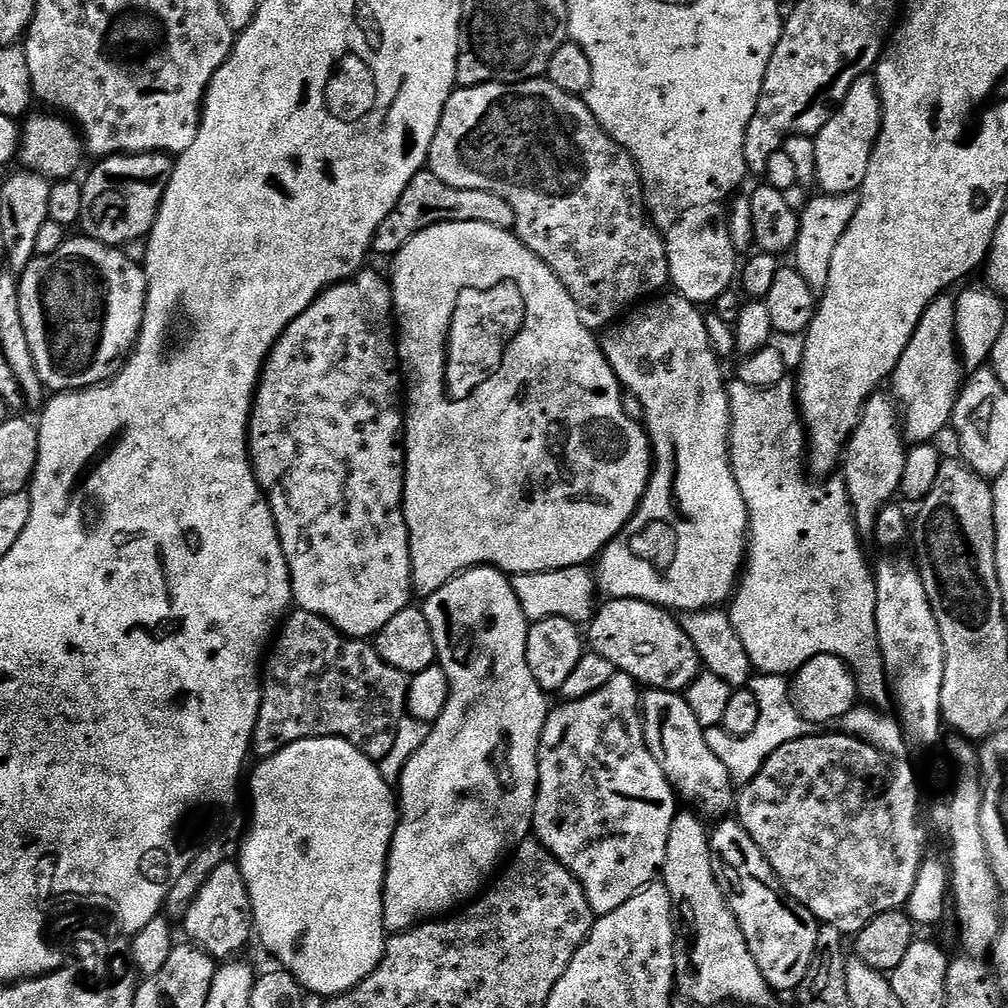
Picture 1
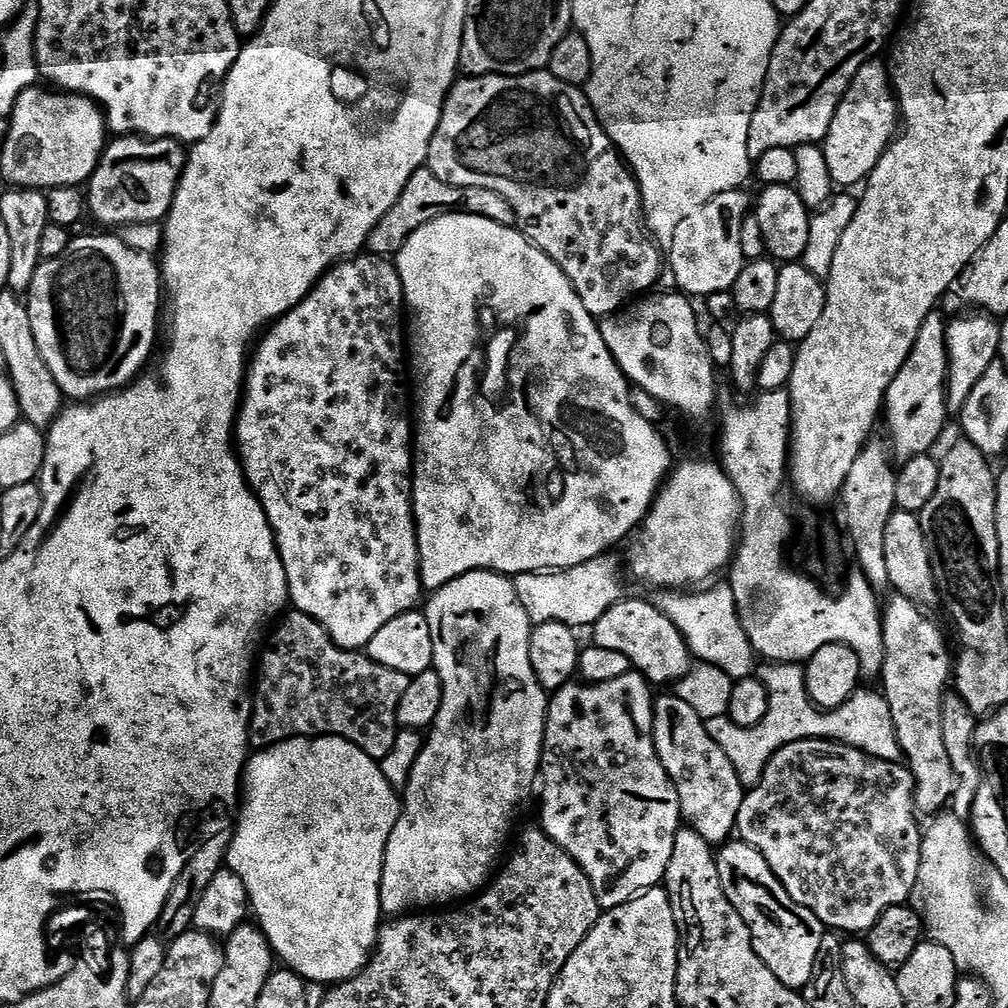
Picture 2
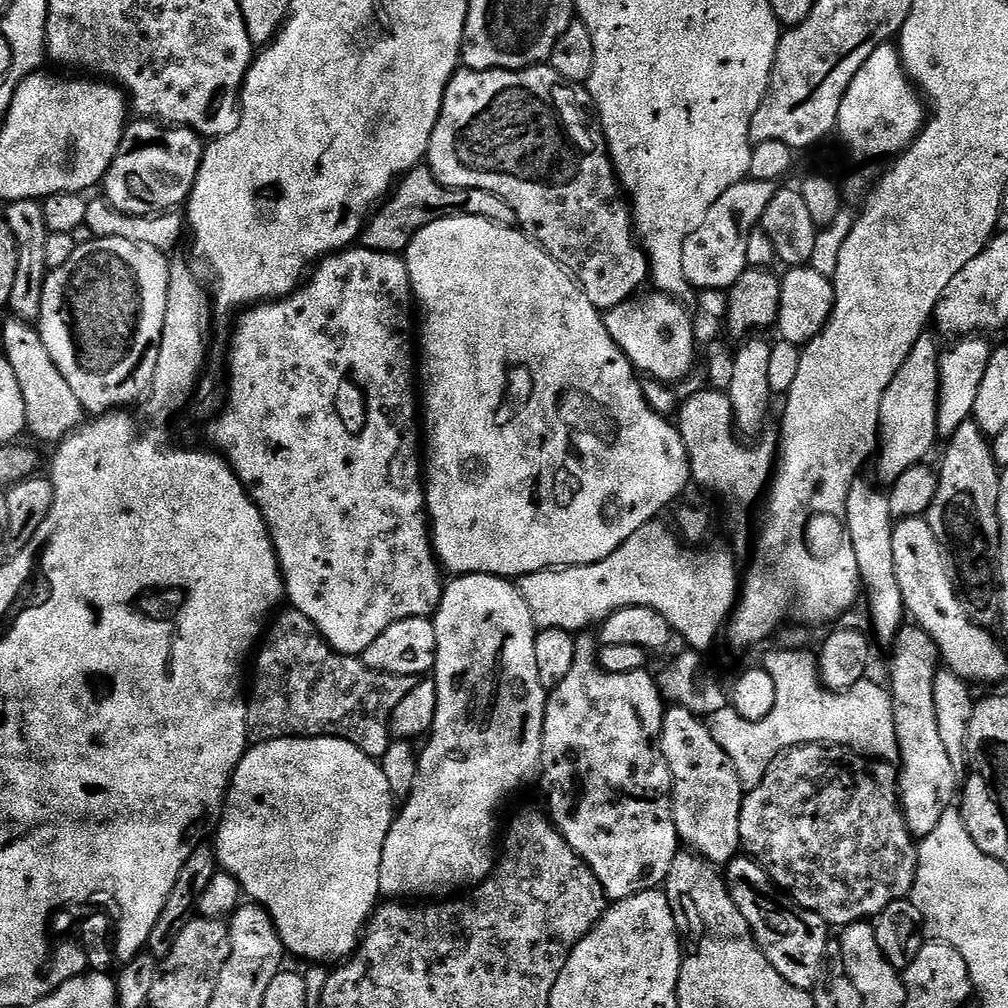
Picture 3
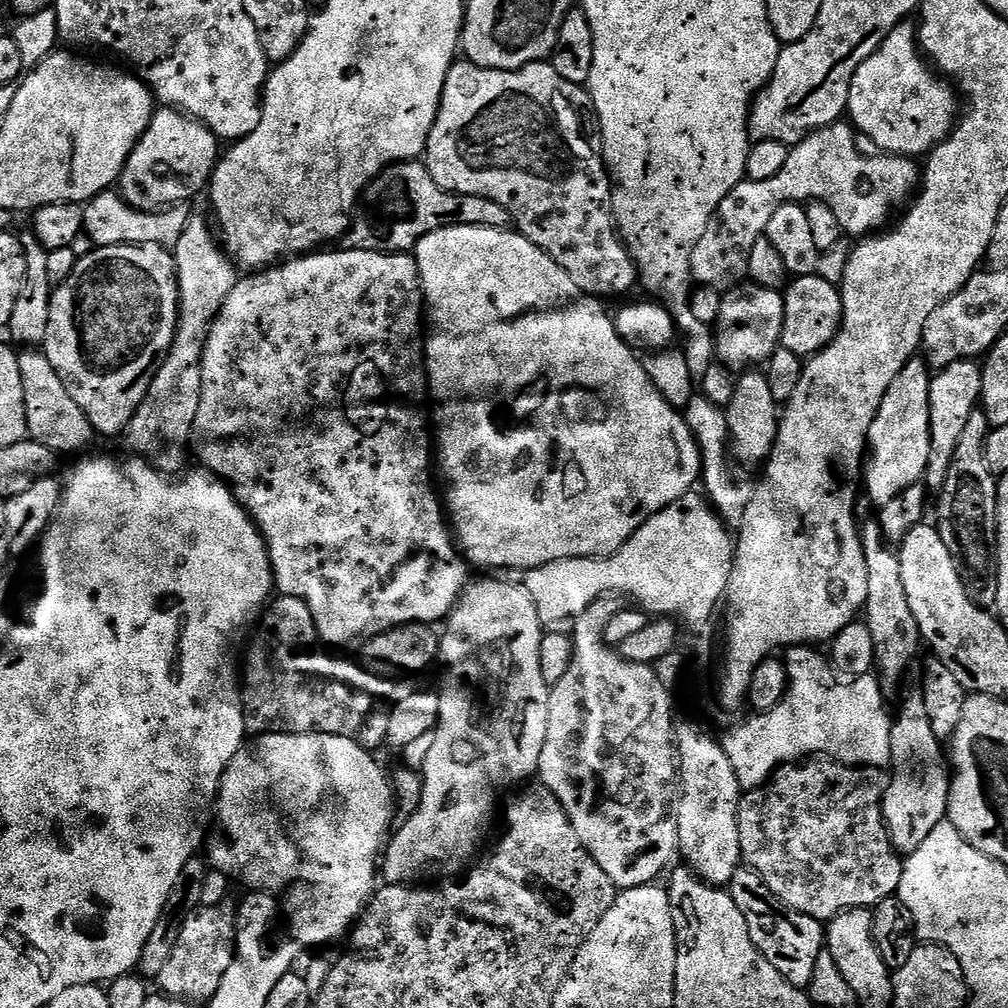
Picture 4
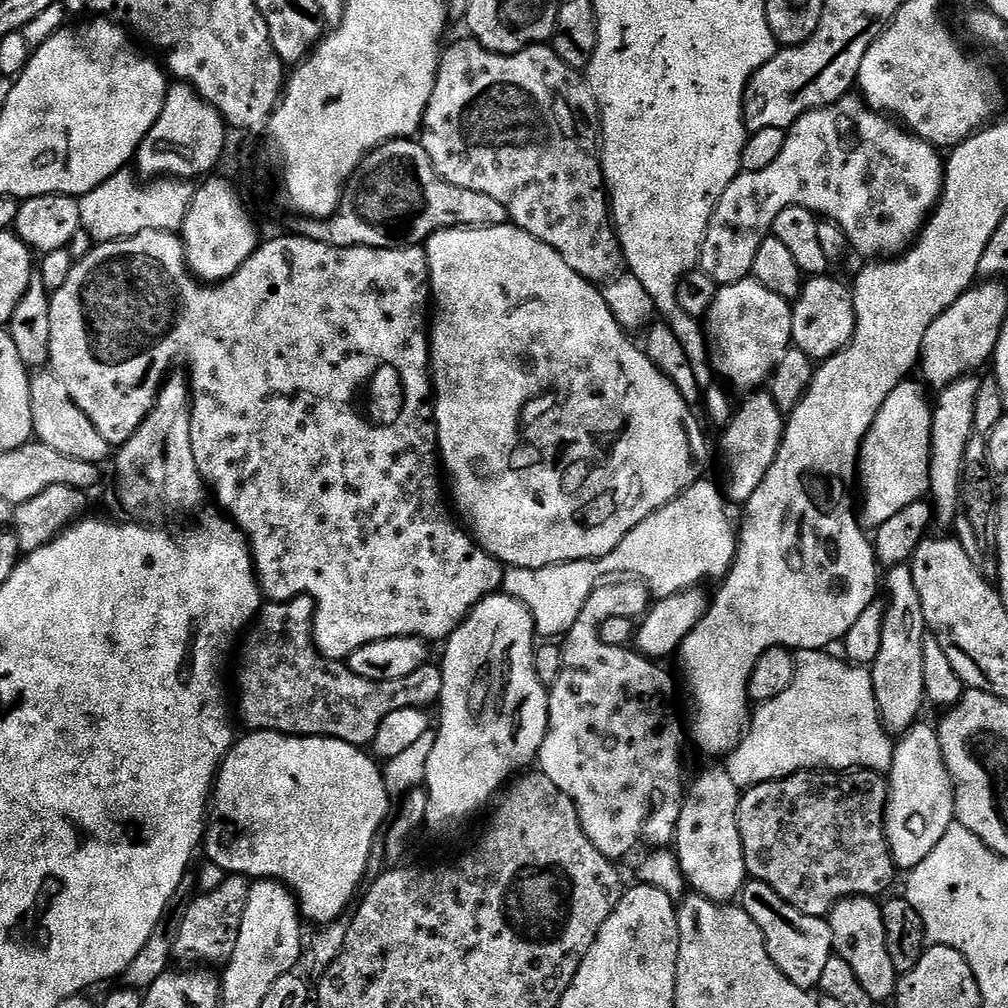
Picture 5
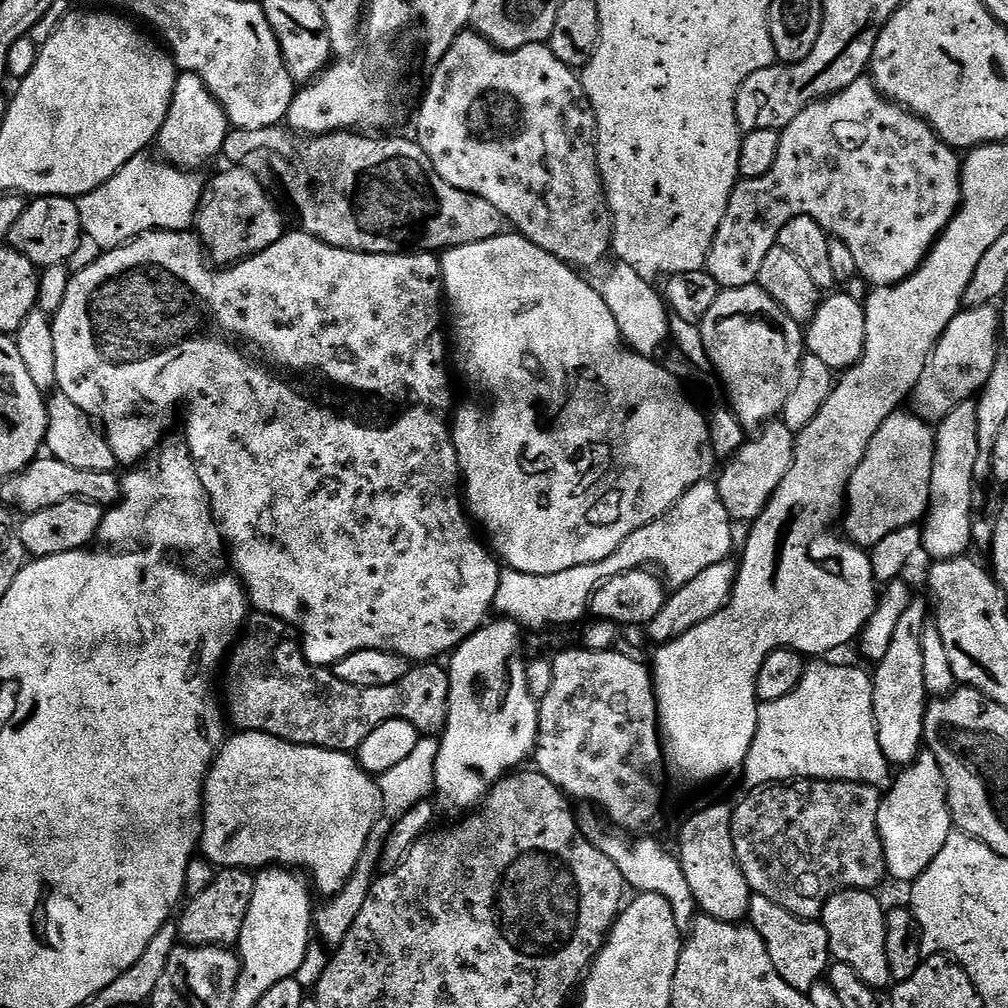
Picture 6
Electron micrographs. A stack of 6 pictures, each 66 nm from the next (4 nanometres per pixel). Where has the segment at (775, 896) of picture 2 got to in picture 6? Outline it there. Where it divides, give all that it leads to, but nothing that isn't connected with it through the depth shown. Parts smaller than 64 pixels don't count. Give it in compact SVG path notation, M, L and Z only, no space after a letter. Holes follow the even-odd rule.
M753 895L748 907L747 919L751 927L766 942L766 950L782 978L794 986L794 990L807 994L819 983L830 967L828 935L823 923L812 918L795 916L778 902L766 896Z

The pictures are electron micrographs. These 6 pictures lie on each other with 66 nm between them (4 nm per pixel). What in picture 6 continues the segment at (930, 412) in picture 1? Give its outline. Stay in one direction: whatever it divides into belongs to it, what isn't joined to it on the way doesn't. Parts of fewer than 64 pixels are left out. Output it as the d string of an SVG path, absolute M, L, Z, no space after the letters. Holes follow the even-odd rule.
M898 410L878 426L878 434L870 438L870 446L862 458L860 465L852 471L852 477L848 483L848 499L846 511L842 517L842 528L847 539L861 548L870 550L886 534L894 534L894 530L900 530L902 526L920 524L928 515L932 503L932 471L934 470L934 458L936 457L936 434L933 425L925 417L915 411L904 412Z

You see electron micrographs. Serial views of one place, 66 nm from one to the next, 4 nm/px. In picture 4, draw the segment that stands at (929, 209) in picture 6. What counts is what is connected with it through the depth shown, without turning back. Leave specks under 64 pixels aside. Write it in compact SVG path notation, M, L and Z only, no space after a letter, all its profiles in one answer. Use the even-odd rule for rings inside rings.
M837 122L827 124L816 132L809 132L803 140L795 141L789 147L786 164L770 178L765 180L741 180L718 206L716 213L710 218L702 238L692 248L692 278L696 284L714 286L721 290L735 288L748 276L750 266L750 250L754 242L765 239L770 218L778 211L778 206L797 202L826 201L834 210L841 229L855 238L863 238L881 231L897 215L896 207L907 205L914 189L921 183L922 168L911 155L876 154L867 156L856 145L858 132L851 123Z

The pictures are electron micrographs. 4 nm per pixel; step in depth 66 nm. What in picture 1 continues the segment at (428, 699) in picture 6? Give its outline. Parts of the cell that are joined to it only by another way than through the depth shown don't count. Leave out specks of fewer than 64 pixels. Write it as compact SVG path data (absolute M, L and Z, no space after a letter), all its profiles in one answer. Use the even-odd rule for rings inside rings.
M303 610L289 611L275 633L274 639L270 644L270 651L267 653L266 659L262 664L260 709L258 710L258 718L256 719L256 728L252 731L251 755L256 758L273 756L275 752L280 751L286 744L293 744L299 740L318 738L319 736L333 736L334 738L342 738L346 742L350 742L362 755L369 756L372 760L379 762L382 758L386 758L386 754L390 754L390 750L394 746L394 734L396 733L398 722L405 719L408 707L408 682L409 677L405 673L399 672L394 666L386 663L380 657L380 653L376 651L375 647L367 639L349 638L341 634L332 623L328 620L323 620L318 614L310 614Z

